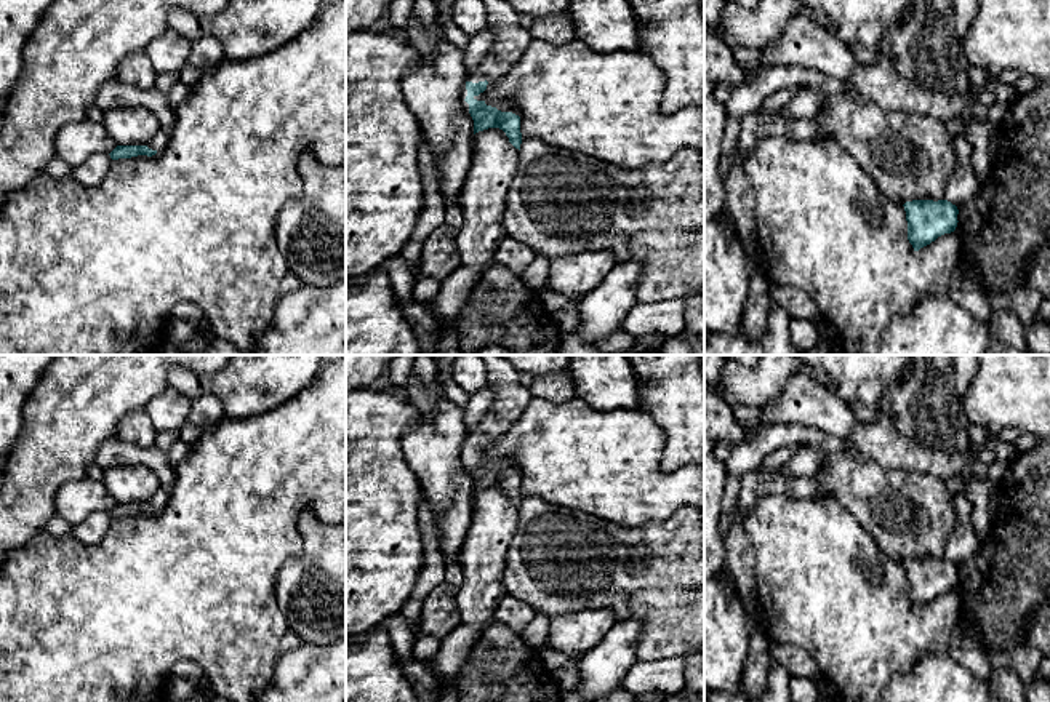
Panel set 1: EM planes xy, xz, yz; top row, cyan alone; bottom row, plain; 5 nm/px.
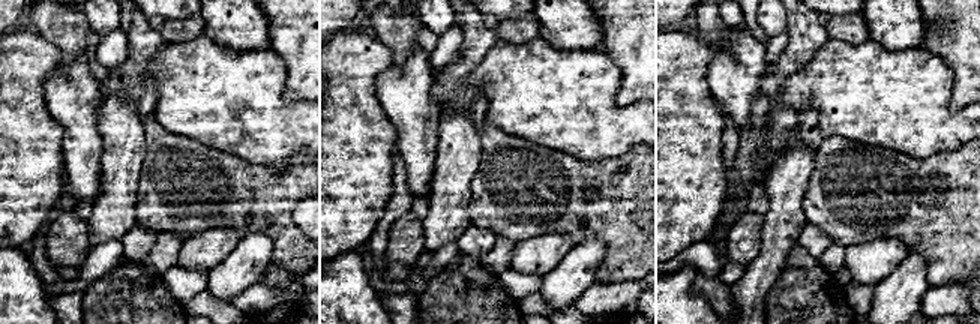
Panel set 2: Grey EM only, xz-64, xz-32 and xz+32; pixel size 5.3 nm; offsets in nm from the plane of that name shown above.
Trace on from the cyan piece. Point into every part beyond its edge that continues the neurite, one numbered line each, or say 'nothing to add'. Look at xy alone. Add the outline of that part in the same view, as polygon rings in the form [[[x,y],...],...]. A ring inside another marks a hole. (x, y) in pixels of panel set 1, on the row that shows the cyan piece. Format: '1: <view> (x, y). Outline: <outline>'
1: xy (159, 141). Outline: [[[160,130],[158,134],[147,144],[147,147],[152,150],[160,150],[166,144],[168,136],[170,134]]]

